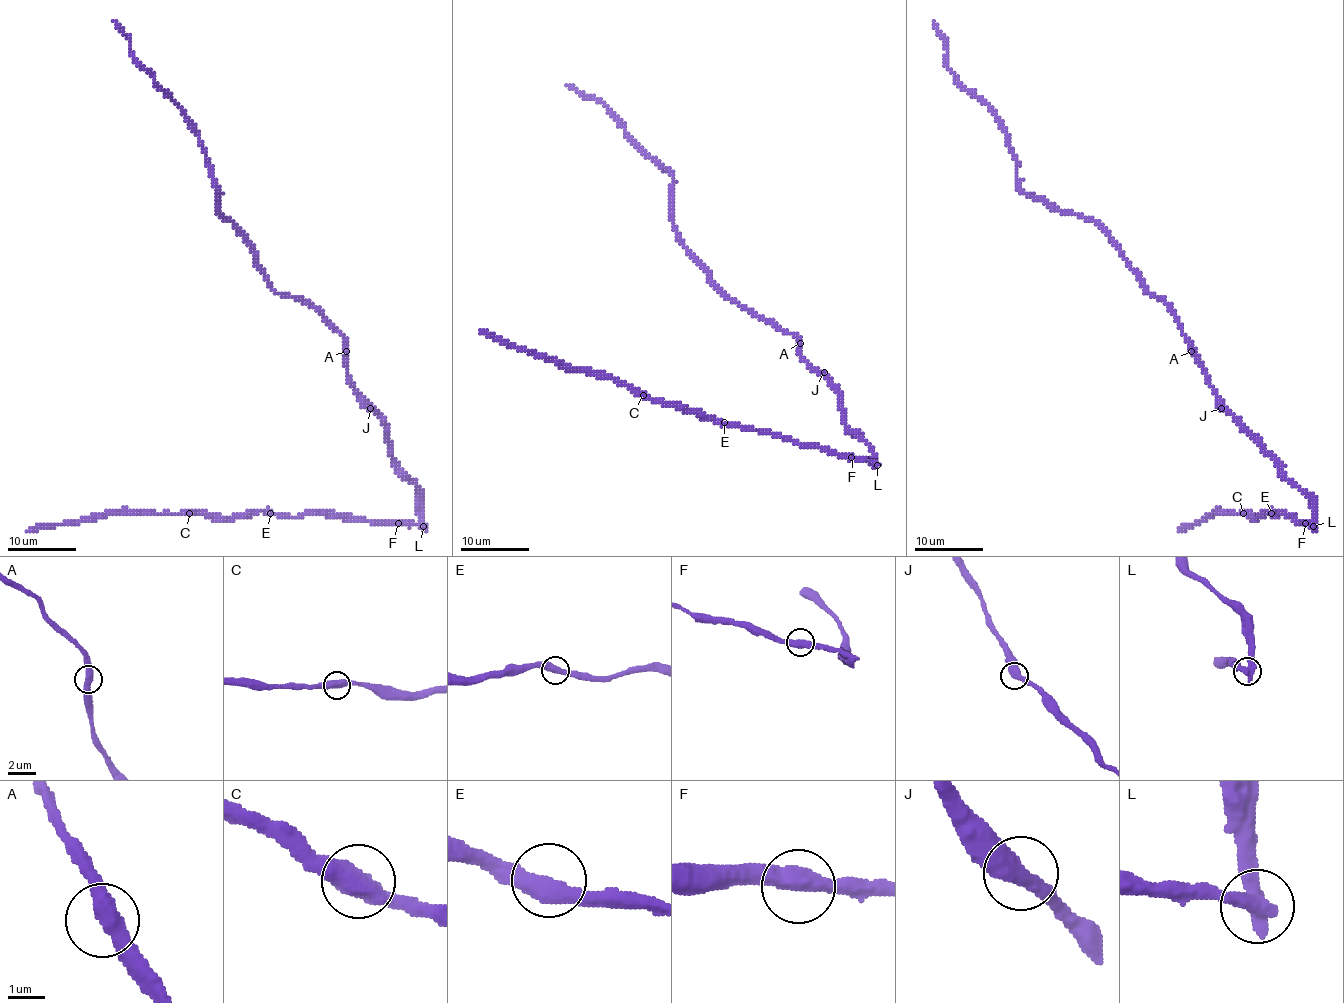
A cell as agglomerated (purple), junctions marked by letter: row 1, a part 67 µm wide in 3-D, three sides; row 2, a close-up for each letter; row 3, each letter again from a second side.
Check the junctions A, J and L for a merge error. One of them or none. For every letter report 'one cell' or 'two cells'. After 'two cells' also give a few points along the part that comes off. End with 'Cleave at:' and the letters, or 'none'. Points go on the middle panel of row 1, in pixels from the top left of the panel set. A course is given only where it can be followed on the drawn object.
A: one cell
J: one cell
L: two cells; foreign part runs (877, 465), (701, 419), (695, 412), (643, 398), (612, 379), (581, 369), (564, 369), (507, 346), (479, 331)
Cleave at: L

